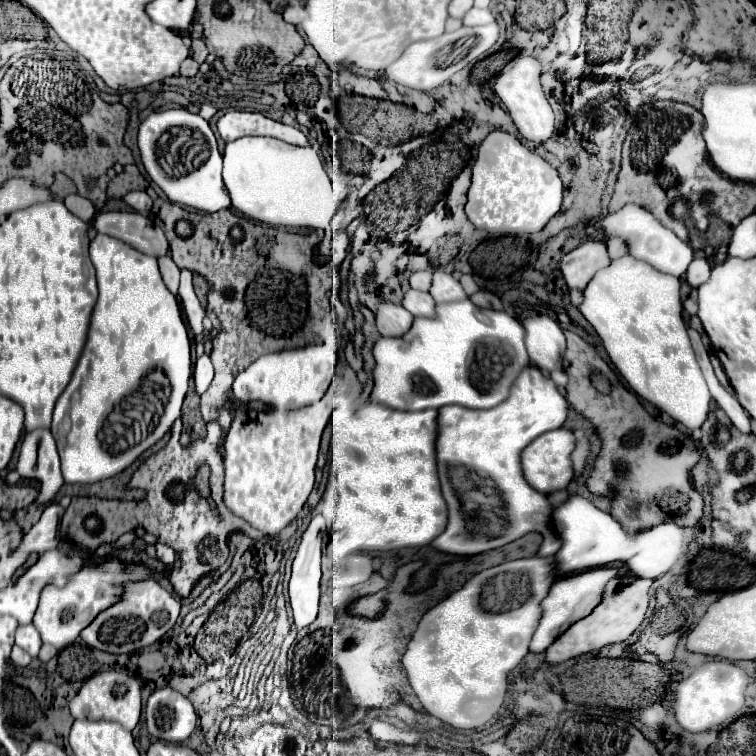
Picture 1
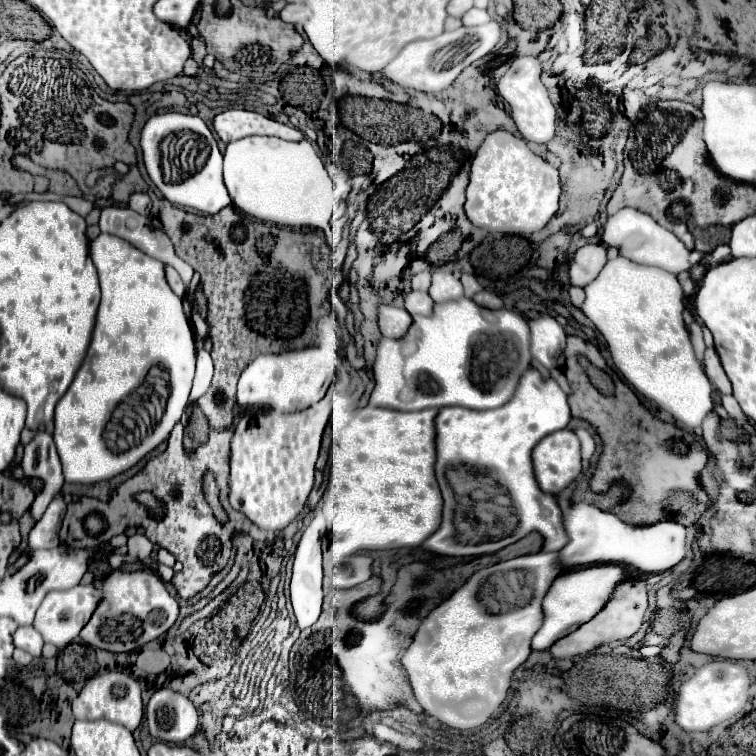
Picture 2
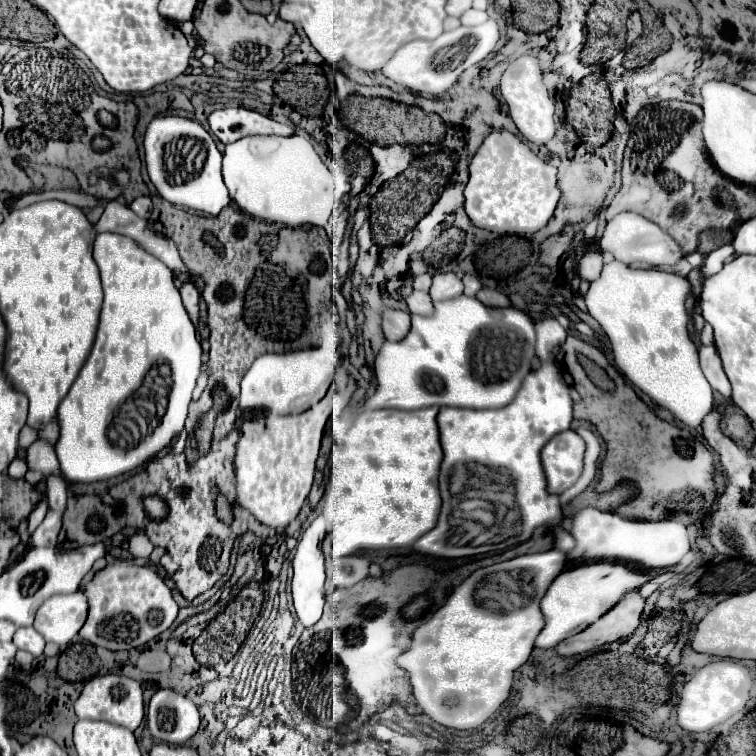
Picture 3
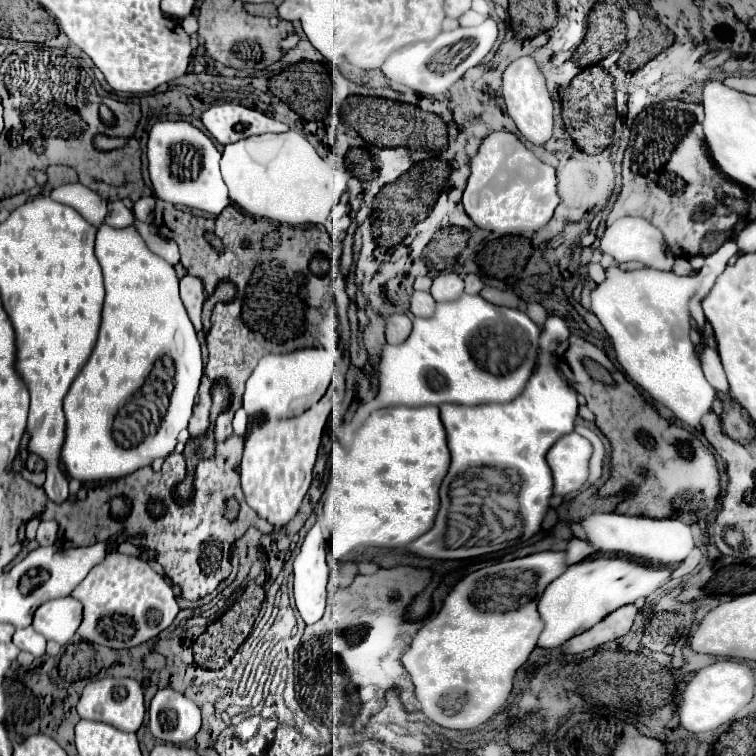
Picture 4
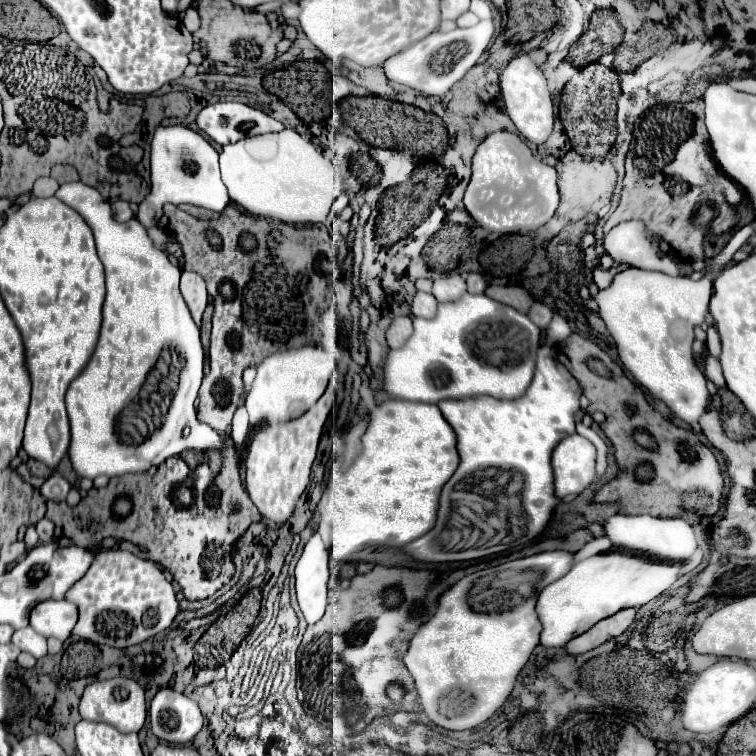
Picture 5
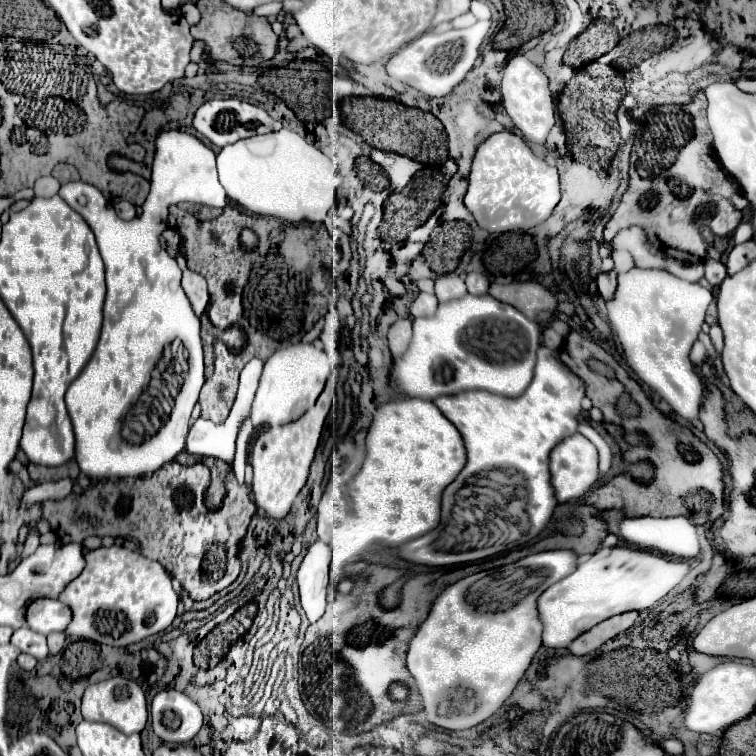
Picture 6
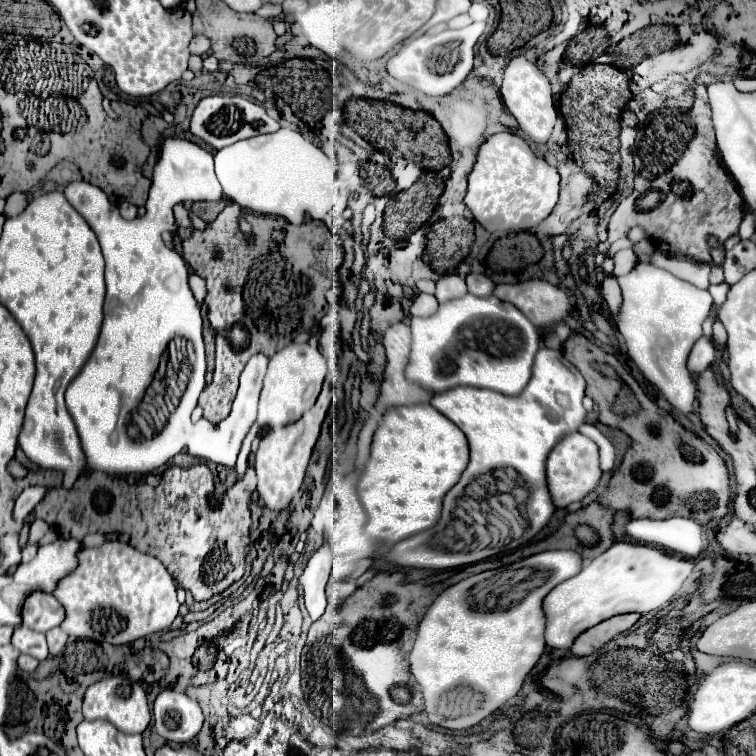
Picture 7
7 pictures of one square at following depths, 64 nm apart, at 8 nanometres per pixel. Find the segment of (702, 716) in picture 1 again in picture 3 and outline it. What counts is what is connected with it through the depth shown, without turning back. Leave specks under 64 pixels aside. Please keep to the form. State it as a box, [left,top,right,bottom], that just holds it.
[678,660,752,732]

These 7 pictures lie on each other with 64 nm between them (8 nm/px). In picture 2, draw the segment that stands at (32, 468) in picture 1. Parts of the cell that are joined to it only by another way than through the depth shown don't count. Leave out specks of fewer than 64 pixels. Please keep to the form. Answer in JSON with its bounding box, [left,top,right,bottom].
[22,430,64,520]

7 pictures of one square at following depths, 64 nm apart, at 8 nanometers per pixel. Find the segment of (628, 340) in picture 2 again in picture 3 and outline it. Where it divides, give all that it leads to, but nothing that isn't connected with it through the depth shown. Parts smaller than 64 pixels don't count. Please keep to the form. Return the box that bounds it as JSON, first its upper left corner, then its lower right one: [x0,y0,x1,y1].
[584,260,712,428]

